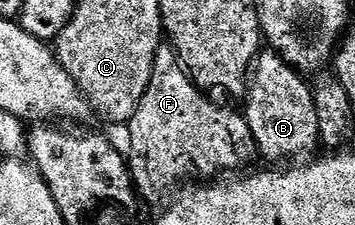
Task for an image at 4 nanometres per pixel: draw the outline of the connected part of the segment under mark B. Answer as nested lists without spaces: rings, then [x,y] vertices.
[[[272,51],[259,52],[250,66],[248,88],[244,93],[244,116],[253,148],[270,161],[278,161],[281,157],[302,157],[319,148],[314,95],[311,86],[306,86],[301,80],[305,81],[298,70]]]

